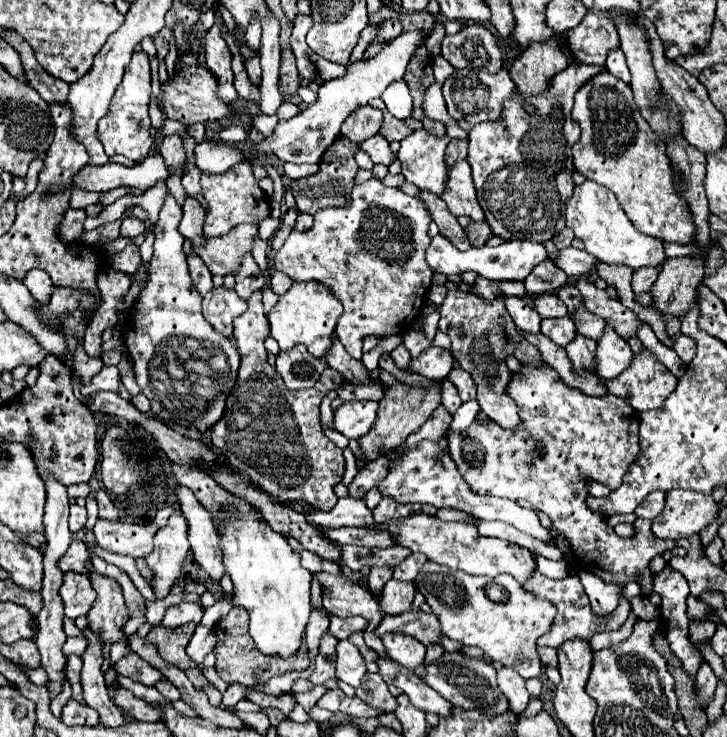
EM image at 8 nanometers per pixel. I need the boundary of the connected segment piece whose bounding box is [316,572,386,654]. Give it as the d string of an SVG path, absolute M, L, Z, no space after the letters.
M316 572L316 578L322 586L322 598L324 608L338 616L338 618L350 618L350 616L362 616L370 620L364 638L370 648L374 648L378 654L386 652L384 644L378 636L374 636L374 628L380 624L382 614L378 610L378 600L358 582L352 582L346 576L334 576L328 572Z

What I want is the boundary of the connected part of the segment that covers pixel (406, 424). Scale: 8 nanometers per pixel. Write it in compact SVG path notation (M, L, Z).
M396 384L392 386L386 396L380 400L380 408L378 408L378 418L374 422L374 428L362 436L358 440L362 456L366 458L366 462L372 462L380 456L380 448L398 448L400 444L404 444L404 440L408 438L408 434L416 432L430 416L432 412L440 406L440 386L432 386L432 388L410 388L406 384Z

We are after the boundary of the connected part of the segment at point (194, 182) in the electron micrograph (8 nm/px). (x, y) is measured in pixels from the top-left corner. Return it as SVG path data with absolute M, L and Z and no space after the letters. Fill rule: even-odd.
M192 164L192 168L188 168L188 172L184 174L182 186L186 188L188 196L196 198L196 200L206 208L206 204L204 204L204 200L202 200L202 194L200 194L200 170L198 170L194 164Z

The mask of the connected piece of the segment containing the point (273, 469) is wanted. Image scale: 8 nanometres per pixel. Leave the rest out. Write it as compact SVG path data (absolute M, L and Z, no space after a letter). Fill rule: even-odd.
M256 290L248 300L248 310L234 320L234 338L242 364L238 382L226 400L224 416L212 428L212 444L236 470L278 500L304 500L318 510L330 510L338 500L334 486L344 476L346 460L342 448L338 448L320 426L320 402L330 390L336 390L344 378L334 368L326 368L312 388L288 390L276 368L268 364L268 352L264 348L268 334L270 328L262 306L262 290ZM288 412L294 414L294 418L284 418Z

